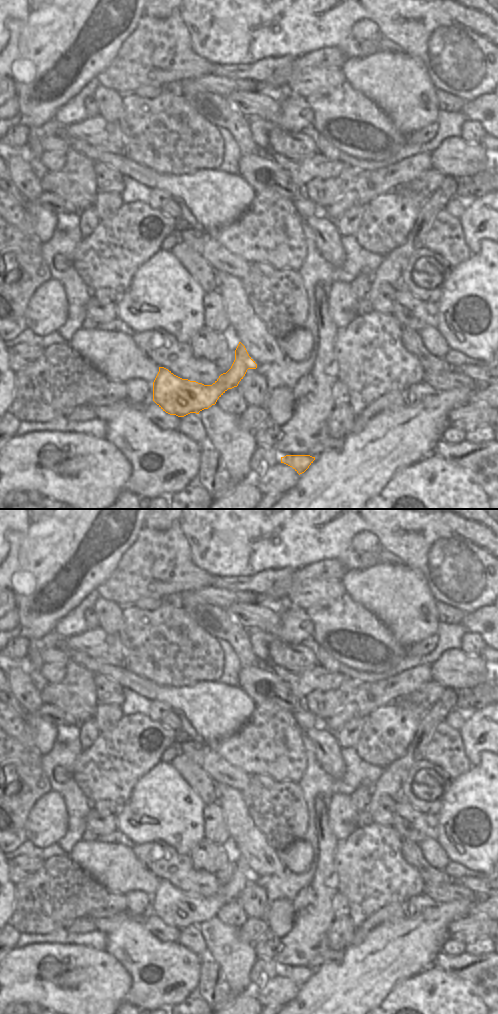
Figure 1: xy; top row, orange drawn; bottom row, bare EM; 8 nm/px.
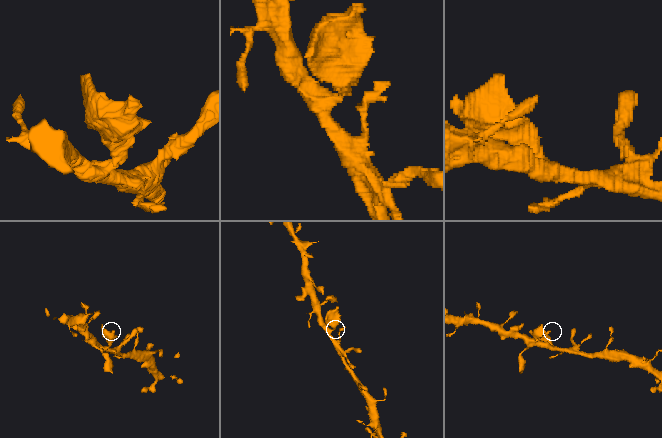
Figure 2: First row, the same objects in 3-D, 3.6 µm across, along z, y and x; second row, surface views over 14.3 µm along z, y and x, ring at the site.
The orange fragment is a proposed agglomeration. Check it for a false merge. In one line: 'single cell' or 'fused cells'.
single cell

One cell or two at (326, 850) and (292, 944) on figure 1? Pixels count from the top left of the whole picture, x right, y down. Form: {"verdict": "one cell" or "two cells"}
{"verdict": "one cell"}

